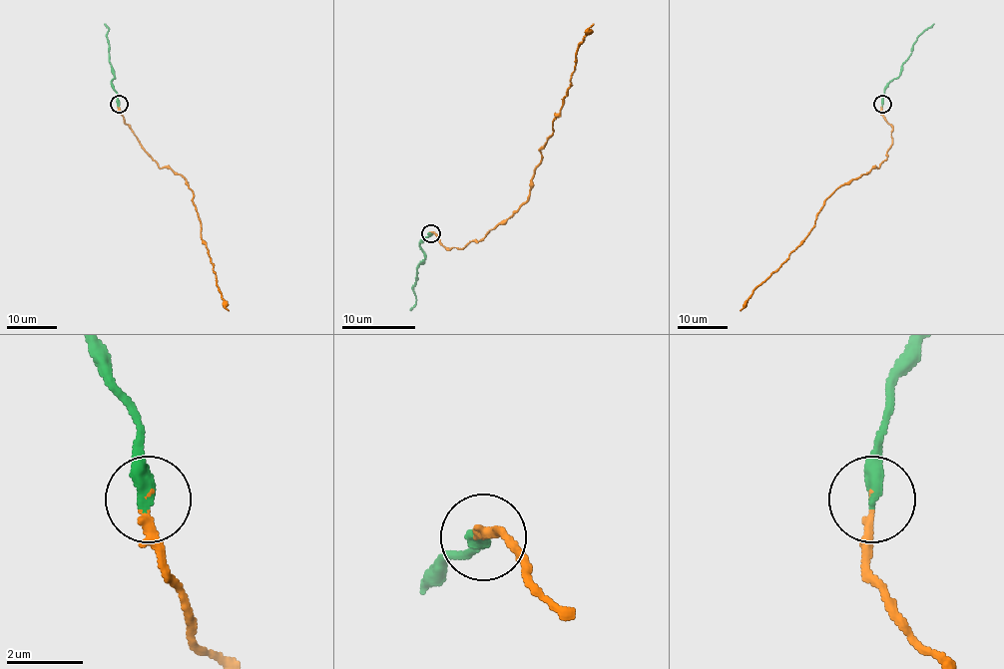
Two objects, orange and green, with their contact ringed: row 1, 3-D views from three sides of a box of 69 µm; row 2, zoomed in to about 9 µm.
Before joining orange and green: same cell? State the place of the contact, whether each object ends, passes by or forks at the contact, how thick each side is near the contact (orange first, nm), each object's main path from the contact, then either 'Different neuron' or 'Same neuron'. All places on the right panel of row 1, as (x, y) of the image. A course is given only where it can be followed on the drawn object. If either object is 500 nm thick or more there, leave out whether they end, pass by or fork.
Place: (882, 104). At the ring orange ends. At the ring green ends. Thickness 140 nm (orange) against 400 nm. Course of orange: (882, 103), (882, 116), (892, 128), (887, 158), (878, 167), (842, 183), (826, 199), (815, 226), (740, 310). Course of green: (882, 105), (887, 85), (899, 75), (913, 42), (934, 24). Same neuron

